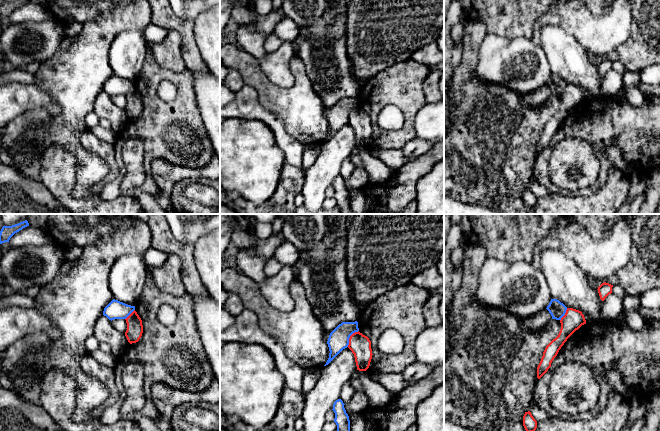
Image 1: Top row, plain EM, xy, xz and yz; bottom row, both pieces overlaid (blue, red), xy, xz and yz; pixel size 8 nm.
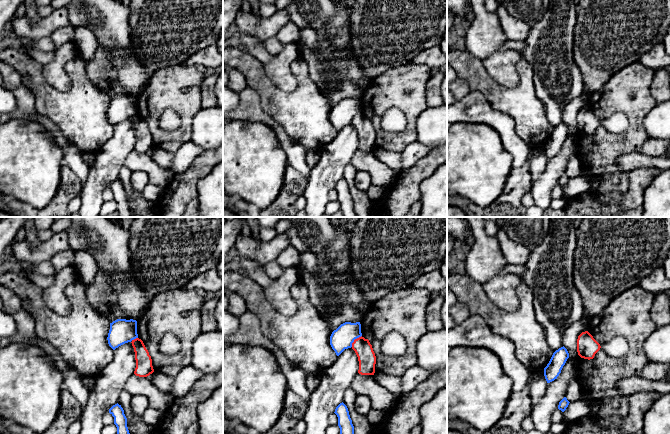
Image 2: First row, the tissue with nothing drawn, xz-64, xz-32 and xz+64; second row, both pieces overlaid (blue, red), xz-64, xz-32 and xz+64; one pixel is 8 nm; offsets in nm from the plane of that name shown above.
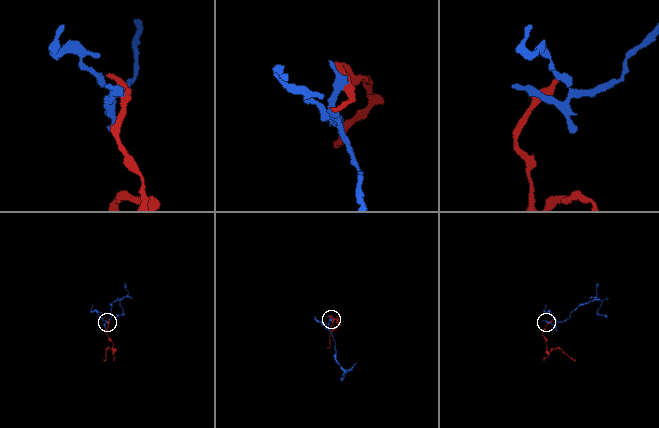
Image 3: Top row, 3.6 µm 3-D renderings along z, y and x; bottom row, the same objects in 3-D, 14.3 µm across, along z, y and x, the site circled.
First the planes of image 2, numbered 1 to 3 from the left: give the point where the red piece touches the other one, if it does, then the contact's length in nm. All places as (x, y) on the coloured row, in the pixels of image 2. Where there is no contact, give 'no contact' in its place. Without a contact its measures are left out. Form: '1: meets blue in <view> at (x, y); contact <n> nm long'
1: meets blue in xz-64 at (134, 338); contact 60 nm long
2: meets blue in xz-32 at (354, 339); contact 130 nm long
3: no contact

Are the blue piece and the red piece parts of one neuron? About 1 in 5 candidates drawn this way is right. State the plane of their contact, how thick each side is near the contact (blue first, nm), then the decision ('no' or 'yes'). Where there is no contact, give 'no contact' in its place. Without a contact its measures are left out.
meets blue in xz; 160 nm thick on the blue side, 170 nm on the other; no

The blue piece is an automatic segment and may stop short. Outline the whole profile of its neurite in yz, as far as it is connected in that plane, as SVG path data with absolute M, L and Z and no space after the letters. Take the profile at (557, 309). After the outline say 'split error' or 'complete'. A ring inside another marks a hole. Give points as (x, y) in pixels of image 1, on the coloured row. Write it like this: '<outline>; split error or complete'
M551 299L546 308L552 316L552 319L561 320L565 315L567 307L557 299Z; complete

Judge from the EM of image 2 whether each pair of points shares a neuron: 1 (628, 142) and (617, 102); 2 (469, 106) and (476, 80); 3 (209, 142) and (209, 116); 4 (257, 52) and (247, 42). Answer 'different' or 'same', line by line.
1: same
2: different
3: same
4: same

